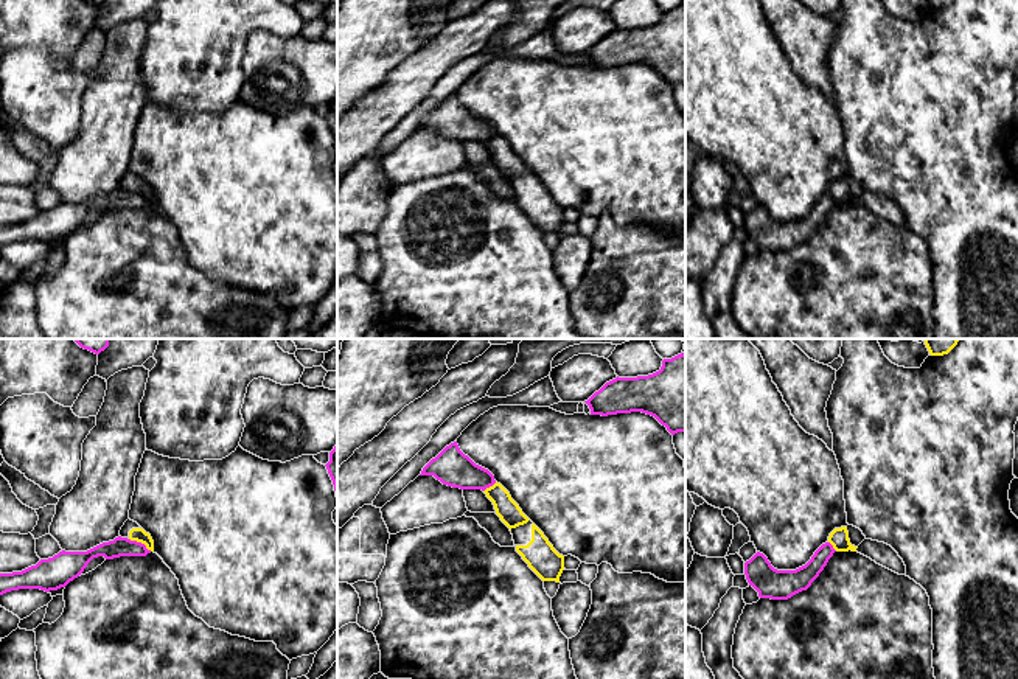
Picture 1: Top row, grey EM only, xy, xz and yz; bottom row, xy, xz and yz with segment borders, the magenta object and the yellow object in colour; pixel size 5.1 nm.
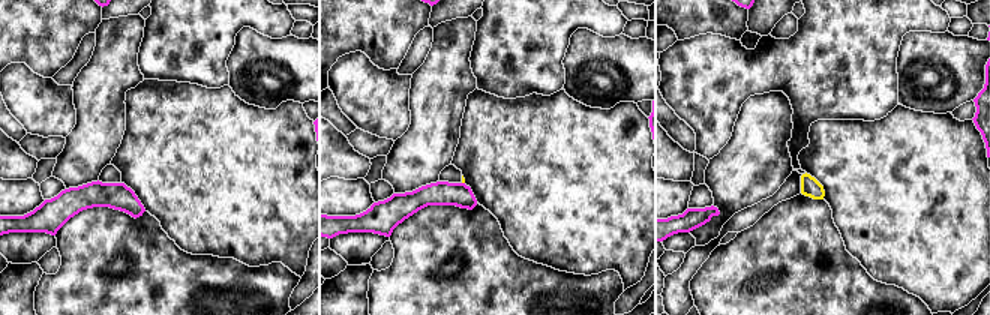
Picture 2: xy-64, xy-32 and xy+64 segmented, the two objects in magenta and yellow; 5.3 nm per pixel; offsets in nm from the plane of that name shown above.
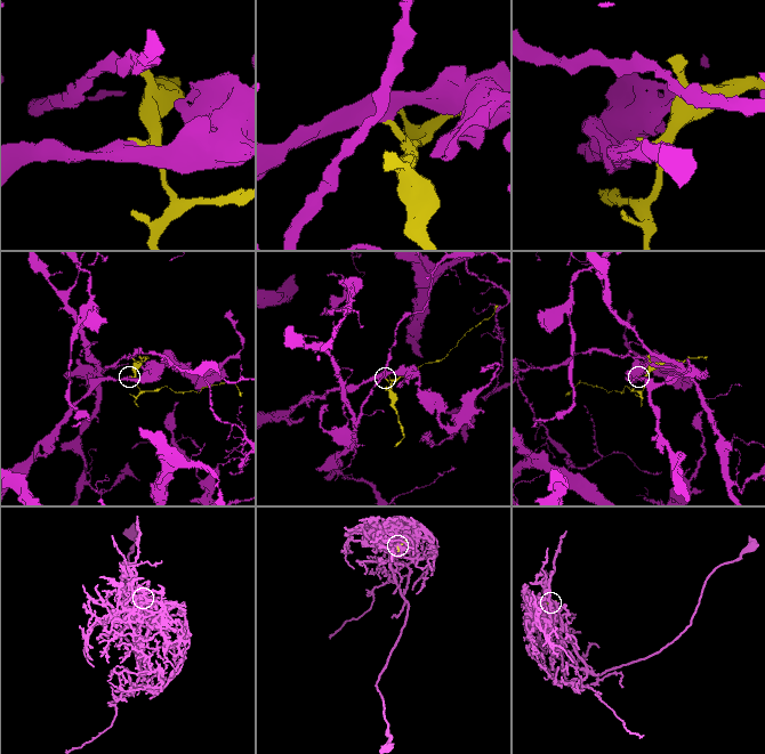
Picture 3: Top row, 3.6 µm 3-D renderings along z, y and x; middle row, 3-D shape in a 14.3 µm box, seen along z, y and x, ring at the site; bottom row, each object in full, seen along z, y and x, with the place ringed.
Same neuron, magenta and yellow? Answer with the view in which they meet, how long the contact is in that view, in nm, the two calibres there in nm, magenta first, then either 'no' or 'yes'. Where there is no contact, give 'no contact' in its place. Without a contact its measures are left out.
xy | 140 nm | 100/70 nm | no

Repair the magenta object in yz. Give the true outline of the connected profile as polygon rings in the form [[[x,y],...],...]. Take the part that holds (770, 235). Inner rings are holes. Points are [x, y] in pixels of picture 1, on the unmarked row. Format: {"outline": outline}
{"outline": [[[825,194],[796,222],[777,222],[763,205],[757,204],[744,214],[744,227],[760,250],[788,252],[811,238],[835,204],[833,197]]]}

